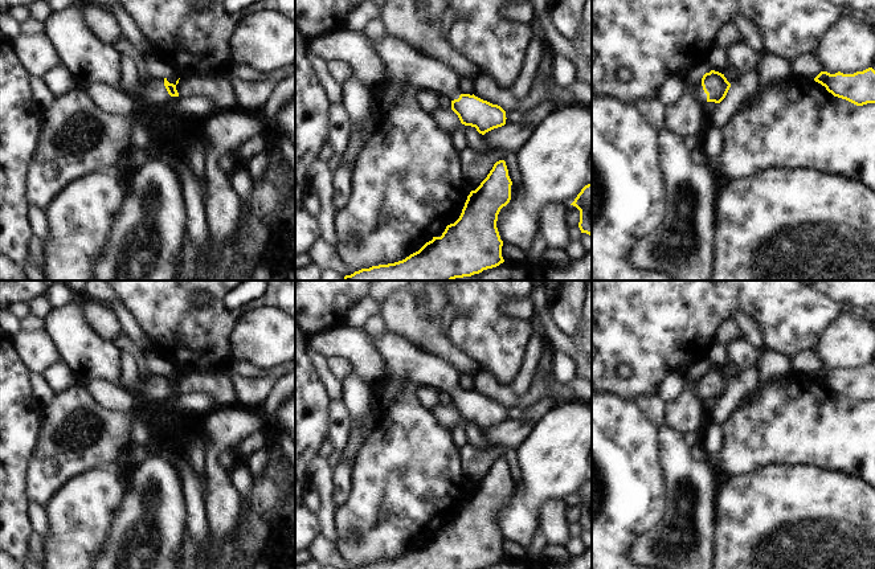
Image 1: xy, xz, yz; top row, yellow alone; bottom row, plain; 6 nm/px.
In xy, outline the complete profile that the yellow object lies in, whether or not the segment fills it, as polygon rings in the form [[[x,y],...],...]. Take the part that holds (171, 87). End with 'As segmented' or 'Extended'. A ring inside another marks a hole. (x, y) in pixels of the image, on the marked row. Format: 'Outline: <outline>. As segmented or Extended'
Outline: [[[152,74],[150,79],[140,82],[131,94],[120,86],[89,85],[83,89],[99,110],[115,116],[131,116],[135,114],[135,107],[142,103],[160,107],[171,97],[179,97],[176,85],[169,83],[161,74]]]. Extended.

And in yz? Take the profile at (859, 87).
Outline: [[[872,67],[854,74],[821,71],[814,81],[825,86],[834,97],[856,106],[875,103],[875,70]]]. As segmented.

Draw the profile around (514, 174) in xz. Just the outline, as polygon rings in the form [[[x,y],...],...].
[[[463,150],[459,152],[459,175],[470,191],[475,191],[481,183],[487,177],[494,164],[504,160],[508,176],[512,184],[519,184],[520,172],[516,167],[514,153],[503,150],[488,152],[477,152],[473,150]]]

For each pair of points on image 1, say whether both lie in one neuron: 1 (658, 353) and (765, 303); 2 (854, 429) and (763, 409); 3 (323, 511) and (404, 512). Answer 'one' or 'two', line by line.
1: one
2: one
3: two

